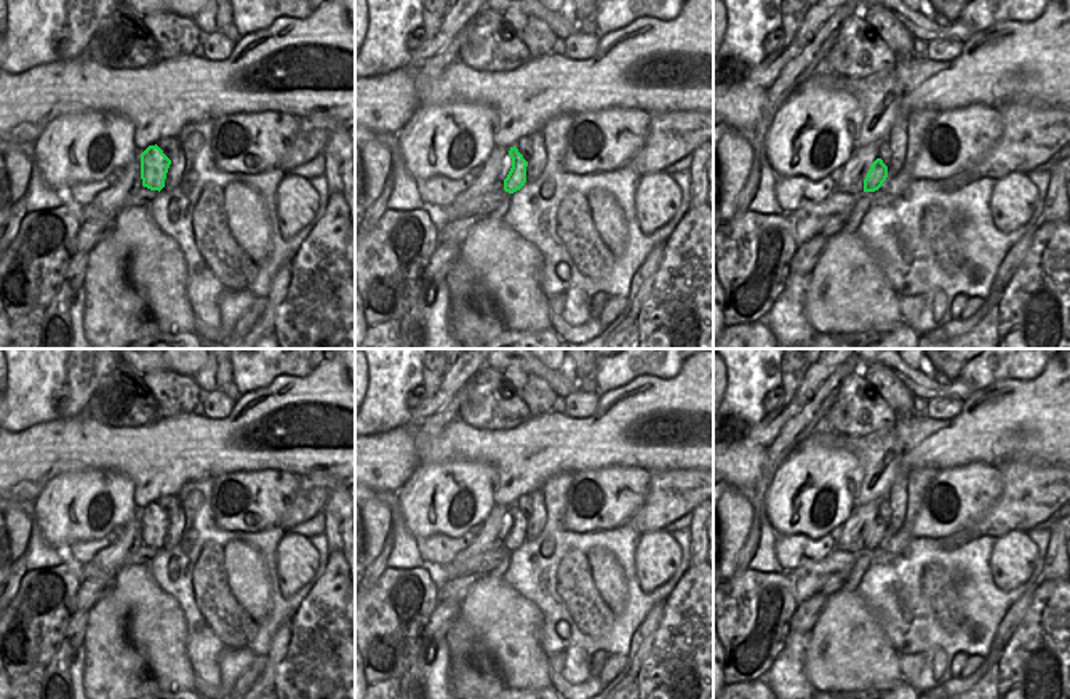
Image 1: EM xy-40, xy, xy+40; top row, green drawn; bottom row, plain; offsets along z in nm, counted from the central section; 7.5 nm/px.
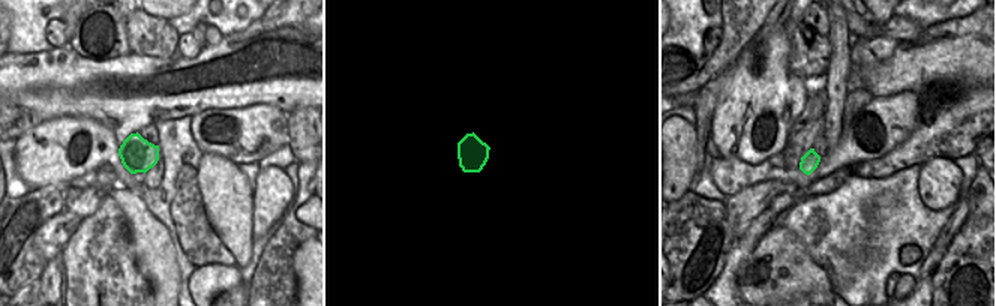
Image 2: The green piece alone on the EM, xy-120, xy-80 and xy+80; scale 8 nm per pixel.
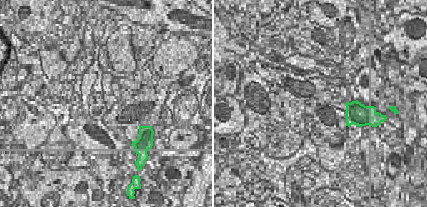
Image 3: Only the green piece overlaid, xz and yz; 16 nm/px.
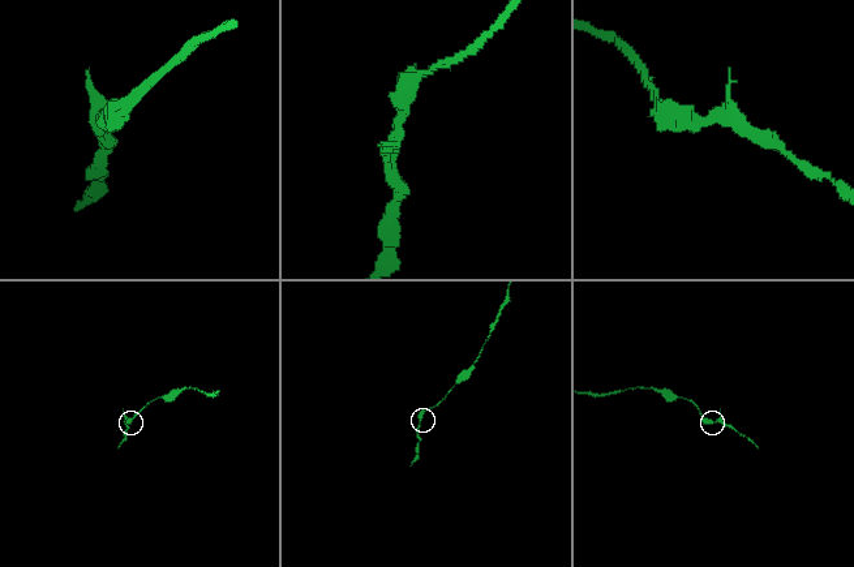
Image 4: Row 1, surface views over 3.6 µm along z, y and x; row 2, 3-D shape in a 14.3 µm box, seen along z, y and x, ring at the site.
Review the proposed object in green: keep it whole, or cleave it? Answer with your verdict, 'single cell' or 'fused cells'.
single cell

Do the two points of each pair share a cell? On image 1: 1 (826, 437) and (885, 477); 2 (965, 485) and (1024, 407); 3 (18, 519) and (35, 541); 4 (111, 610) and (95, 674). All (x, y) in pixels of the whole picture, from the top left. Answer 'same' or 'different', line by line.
1: same
2: different
3: different
4: same

